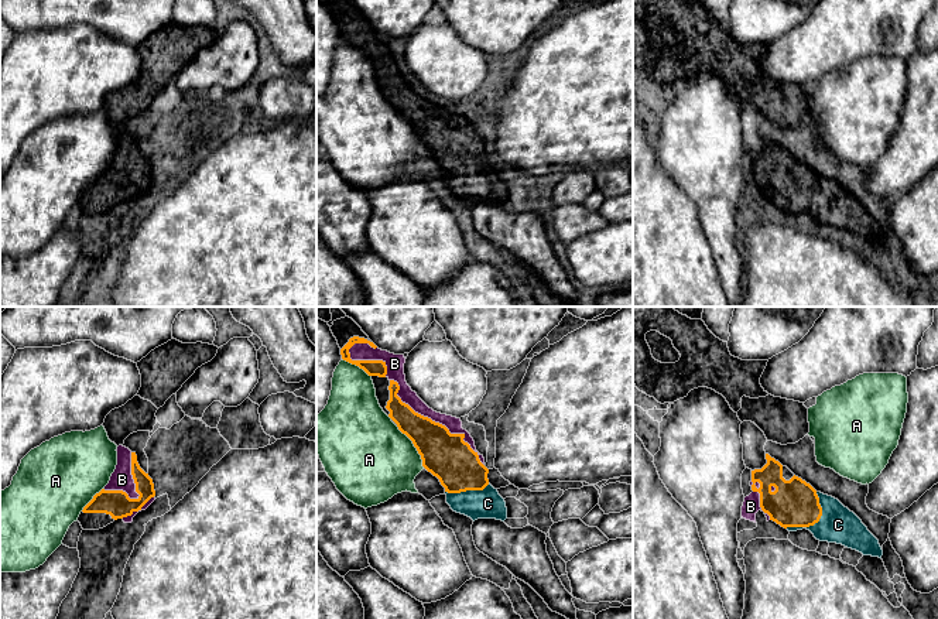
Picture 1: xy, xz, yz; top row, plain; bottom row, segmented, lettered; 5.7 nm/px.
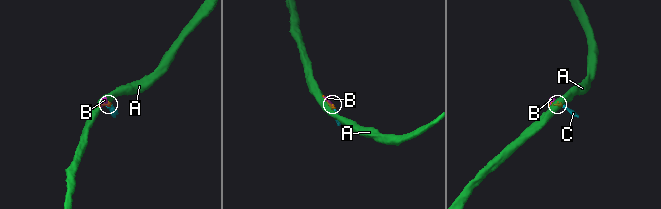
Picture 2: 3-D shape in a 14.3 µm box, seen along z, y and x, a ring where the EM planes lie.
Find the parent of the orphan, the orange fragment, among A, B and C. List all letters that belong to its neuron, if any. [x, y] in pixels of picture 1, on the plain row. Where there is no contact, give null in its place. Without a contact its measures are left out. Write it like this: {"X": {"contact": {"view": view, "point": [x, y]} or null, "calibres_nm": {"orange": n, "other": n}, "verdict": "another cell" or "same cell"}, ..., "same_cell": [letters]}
{"A": {"contact": {"view": "xz", "point": [414, 129]}, "calibres_nm": {"orange": 260, "other": 460}, "verdict": "another cell"}, "B": {"contact": {"view": "xz", "point": [434, 105]}, "calibres_nm": {"orange": 260, "other": 90}, "verdict": "same cell"}, "C": {"contact": {"view": "yz", "point": [815, 205]}, "calibres_nm": {"orange": 280, "other": 220}, "verdict": "same cell"}, "same_cell": ["B", "C"]}

